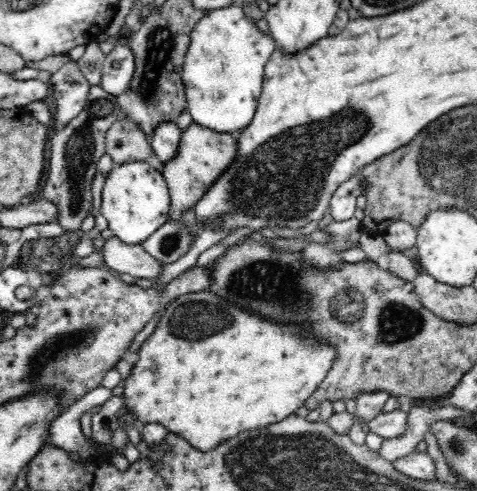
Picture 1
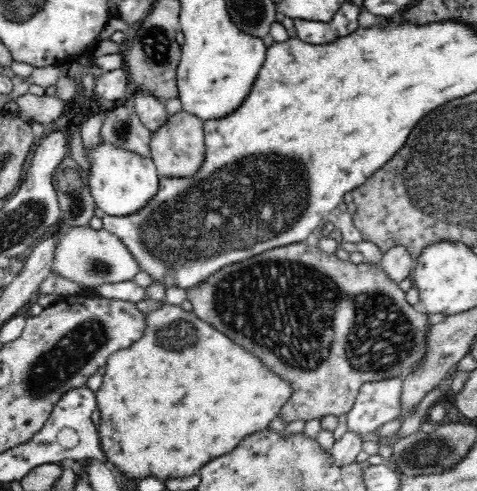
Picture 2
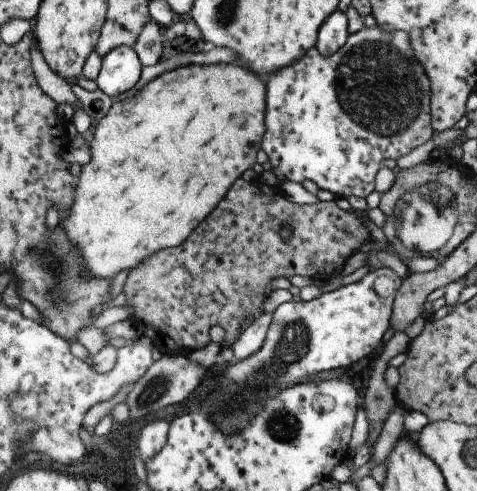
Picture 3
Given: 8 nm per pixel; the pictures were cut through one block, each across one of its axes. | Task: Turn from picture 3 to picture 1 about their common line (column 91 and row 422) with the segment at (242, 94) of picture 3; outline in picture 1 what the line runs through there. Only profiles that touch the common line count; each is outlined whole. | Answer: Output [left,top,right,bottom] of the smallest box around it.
[118,292,336,452]

